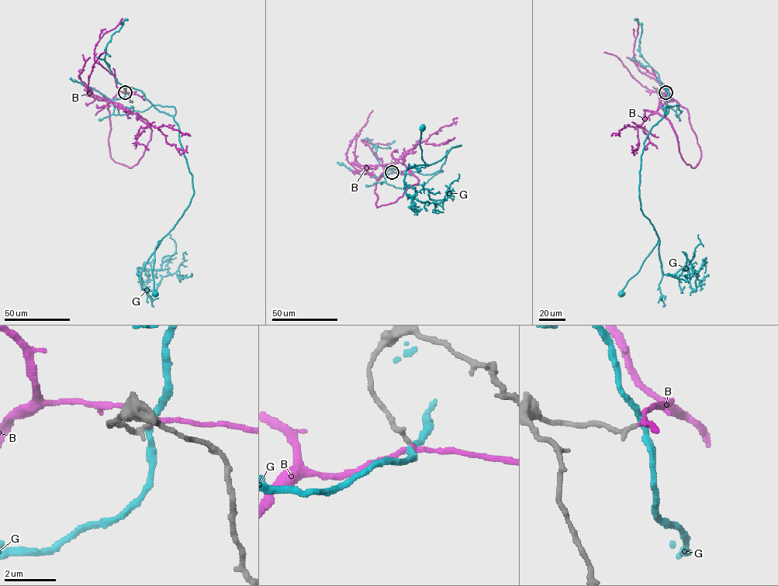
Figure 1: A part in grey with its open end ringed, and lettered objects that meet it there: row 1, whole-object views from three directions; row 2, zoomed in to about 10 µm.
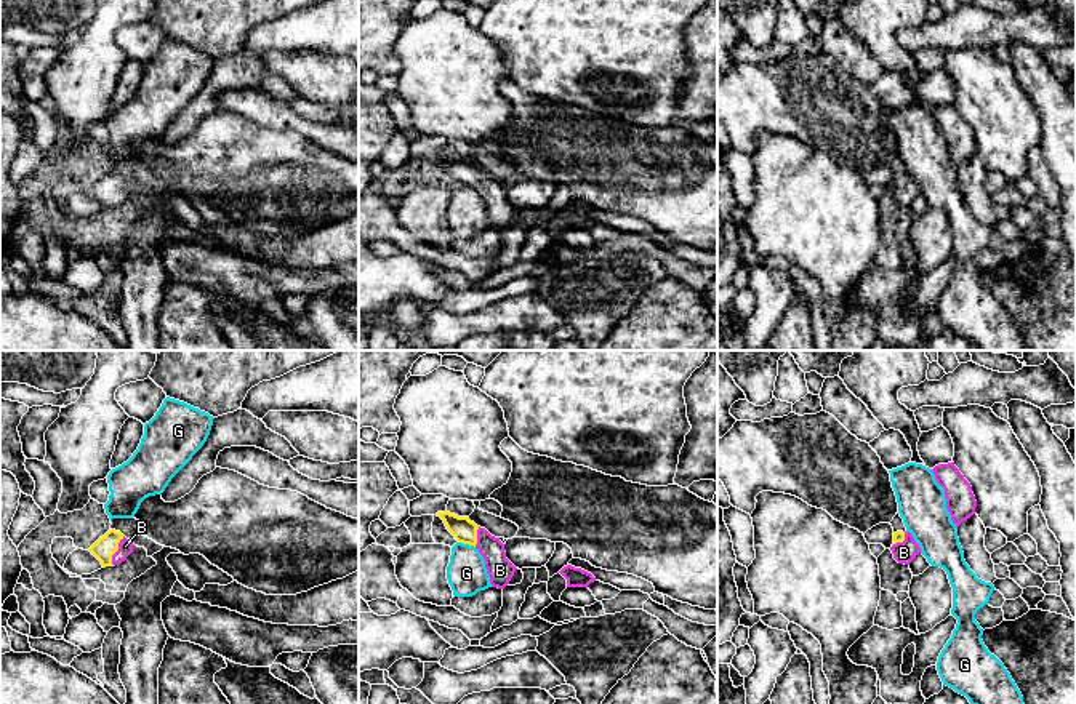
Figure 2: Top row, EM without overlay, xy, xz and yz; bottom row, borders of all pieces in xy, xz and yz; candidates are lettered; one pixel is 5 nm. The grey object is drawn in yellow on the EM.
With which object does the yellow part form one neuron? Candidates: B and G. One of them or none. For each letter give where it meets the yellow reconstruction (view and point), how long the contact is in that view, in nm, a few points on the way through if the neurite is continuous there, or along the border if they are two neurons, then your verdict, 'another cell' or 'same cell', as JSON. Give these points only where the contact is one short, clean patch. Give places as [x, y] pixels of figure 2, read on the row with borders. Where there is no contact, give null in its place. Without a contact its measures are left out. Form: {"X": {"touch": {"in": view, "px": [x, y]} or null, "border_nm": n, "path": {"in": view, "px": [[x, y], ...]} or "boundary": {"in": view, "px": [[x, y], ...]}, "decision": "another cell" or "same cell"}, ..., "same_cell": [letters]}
{"B": {"touch": {"in": "xy", "px": [117, 549]}, "border_nm": 160, "path": {"in": "xy", "px": [[104, 548], [117, 549], [125, 546]]}, "decision": "same cell"}, "G": {"touch": {"in": "xz", "px": [466, 543]}, "border_nm": 90, "boundary": {"in": "xz", "px": [[458, 541], [474, 548]]}, "decision": "another cell"}, "same_cell": ["B"]}

